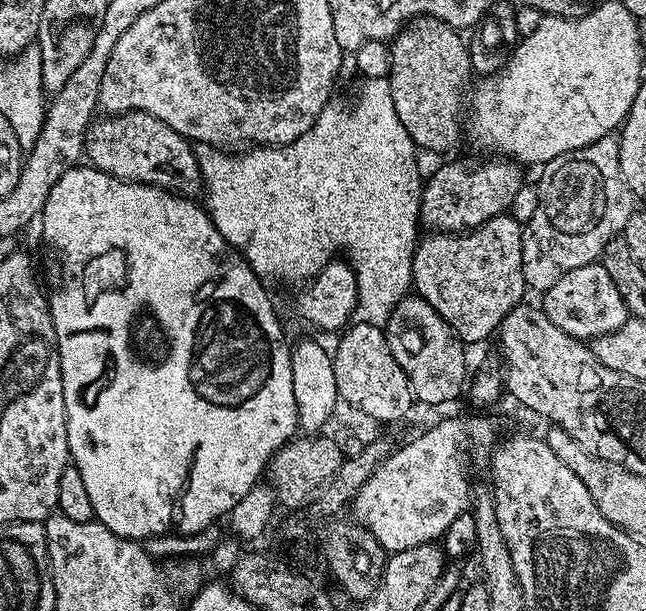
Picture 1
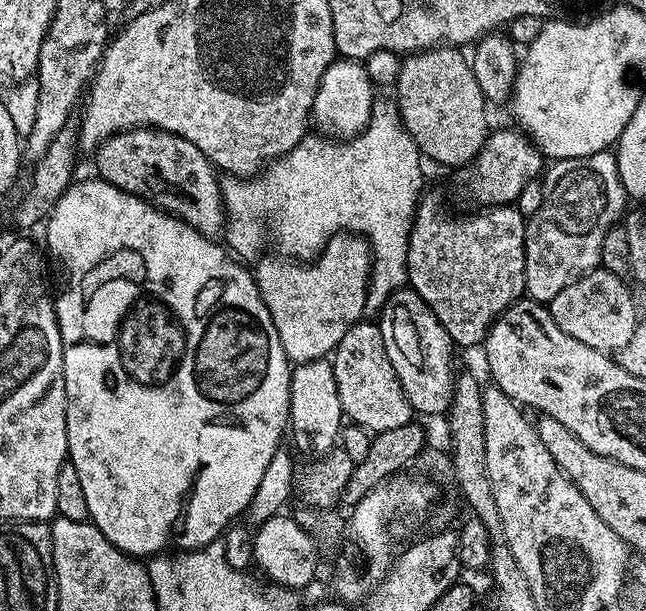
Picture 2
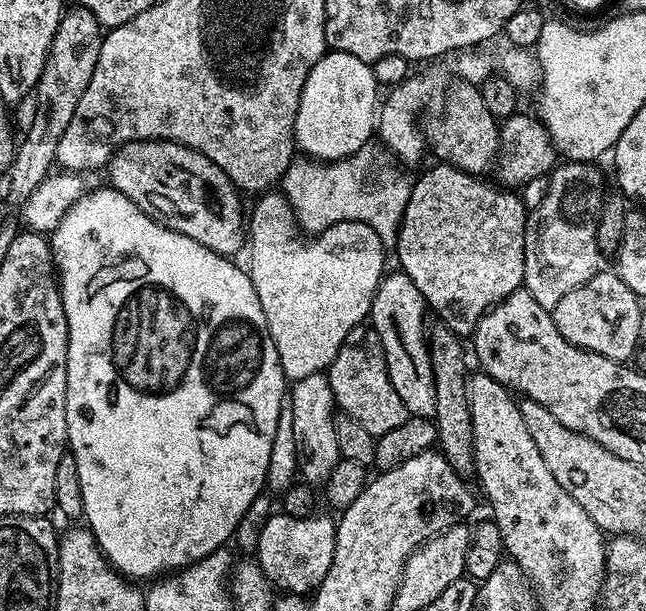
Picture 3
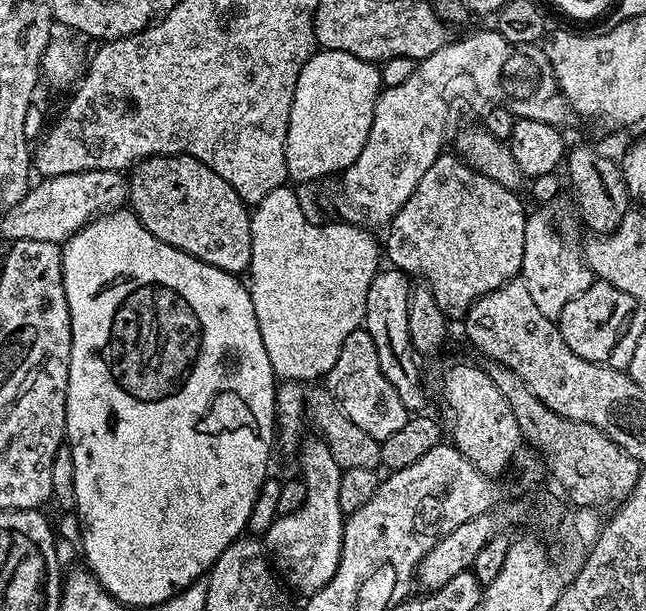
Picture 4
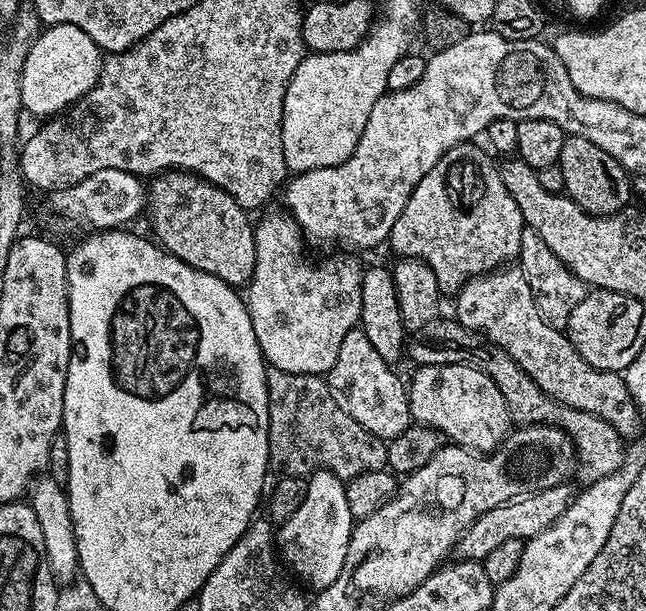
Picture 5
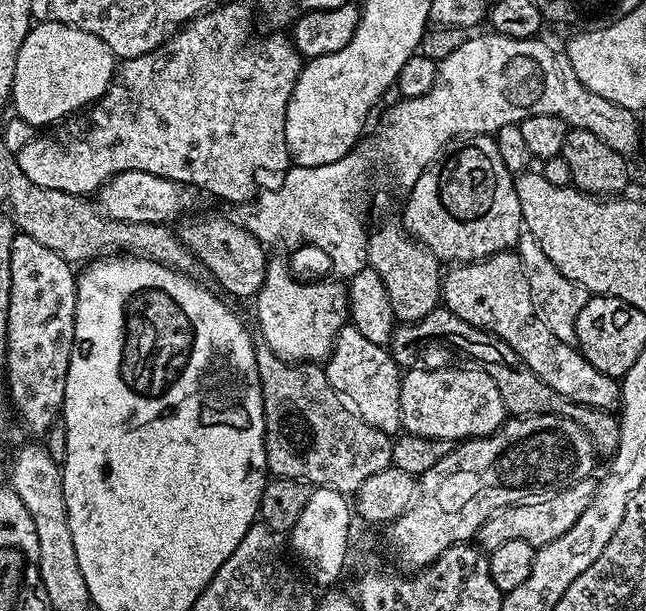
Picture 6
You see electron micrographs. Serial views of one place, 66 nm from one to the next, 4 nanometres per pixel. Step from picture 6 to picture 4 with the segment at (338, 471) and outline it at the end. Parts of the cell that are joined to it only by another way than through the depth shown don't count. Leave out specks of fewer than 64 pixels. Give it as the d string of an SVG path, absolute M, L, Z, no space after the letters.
M297 380L283 381L276 389L276 435L278 448L284 452L295 453L300 447L300 441L305 439L308 427L312 427L313 433L318 434L319 439L325 440L330 446L330 450L334 454L334 462L338 462L340 469L345 468L374 468L381 467L380 448L381 441L370 438L370 434L366 434L366 430L361 430L359 426L354 426L354 422L350 422L350 418L346 418L346 414L336 404L336 399L328 393L327 387L321 386L316 382L300 383Z

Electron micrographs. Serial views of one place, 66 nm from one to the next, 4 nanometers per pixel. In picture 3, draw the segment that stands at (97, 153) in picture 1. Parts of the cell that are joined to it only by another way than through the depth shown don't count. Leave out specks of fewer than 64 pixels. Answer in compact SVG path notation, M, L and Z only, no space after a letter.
M135 140L112 155L107 172L107 183L126 194L138 210L162 226L194 238L206 250L232 258L240 247L245 247L246 208L240 205L241 193L206 154L174 140Z

